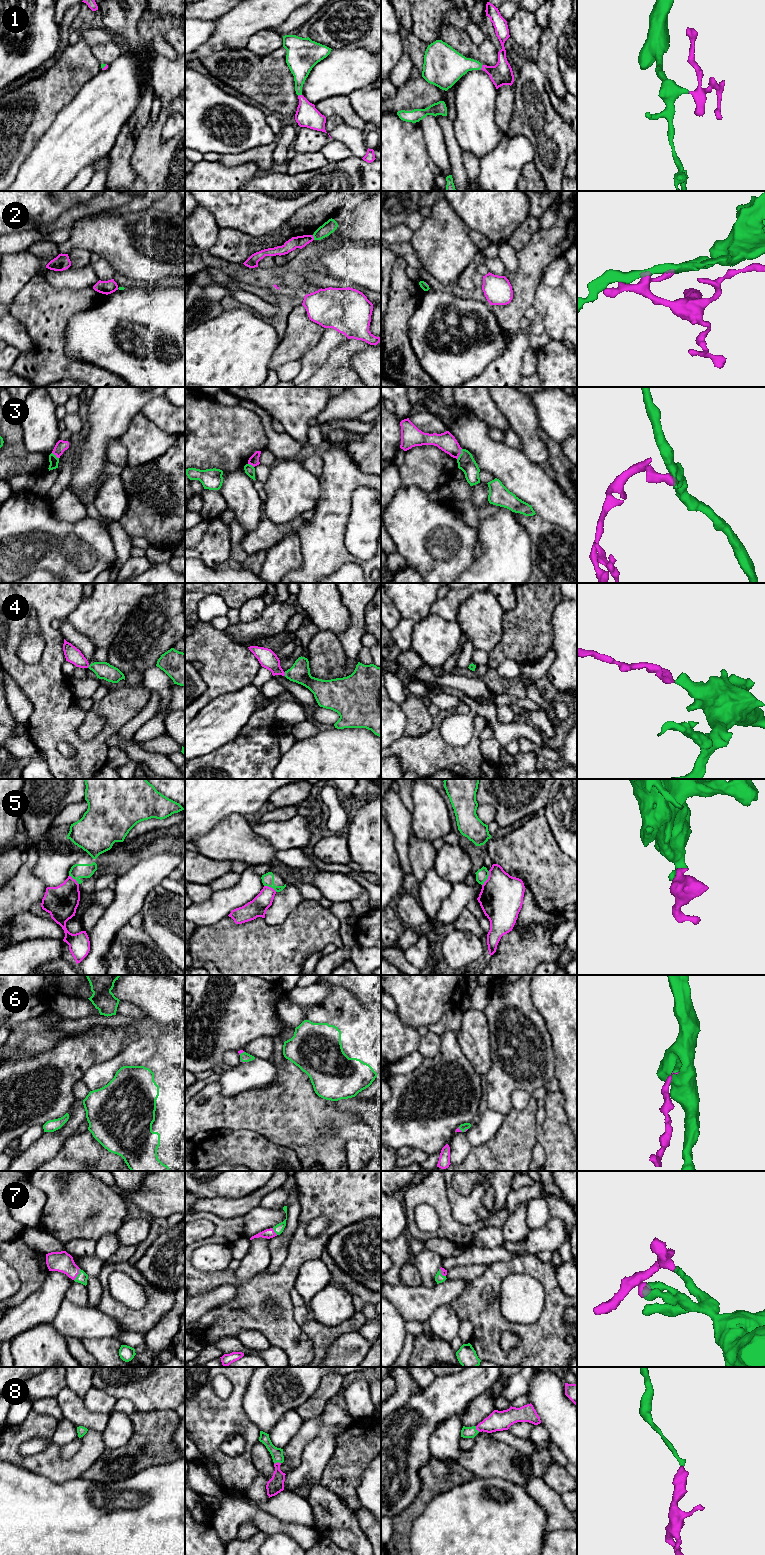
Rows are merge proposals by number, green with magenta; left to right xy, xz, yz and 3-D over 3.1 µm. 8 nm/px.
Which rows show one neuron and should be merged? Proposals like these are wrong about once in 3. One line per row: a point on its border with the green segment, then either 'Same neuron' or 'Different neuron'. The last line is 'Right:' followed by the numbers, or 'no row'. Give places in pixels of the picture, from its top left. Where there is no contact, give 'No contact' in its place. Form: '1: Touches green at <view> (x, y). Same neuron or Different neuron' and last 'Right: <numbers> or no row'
1: Touches green at yz (481, 67). Same neuron
2: Touches green at xz (313, 236). Different neuron
3: Touches green at yz (460, 454). Different neuron
4: Touches green at xz (285, 674). Same neuron
5: Touches green at yz (487, 878). Different neuron
6: Touches green at yz (460, 1129). Same neuron
7: Touches green at xy (78, 1274). Same neuron
8: Touches green at xz (277, 1461). Same neuron
Right: 1, 4, 6, 7, 8

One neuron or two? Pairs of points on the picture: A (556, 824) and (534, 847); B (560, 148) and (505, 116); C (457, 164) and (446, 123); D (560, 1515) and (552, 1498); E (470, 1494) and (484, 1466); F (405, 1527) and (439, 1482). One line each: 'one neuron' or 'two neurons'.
A: two neurons
B: two neurons
C: one neuron
D: one neuron
E: two neurons
F: one neuron

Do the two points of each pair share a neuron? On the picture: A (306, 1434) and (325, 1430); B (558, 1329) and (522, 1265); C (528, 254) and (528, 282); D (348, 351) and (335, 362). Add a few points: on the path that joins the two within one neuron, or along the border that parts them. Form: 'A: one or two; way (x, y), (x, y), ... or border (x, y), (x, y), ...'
A: two; border (322, 1414), (319, 1433), (304, 1448)
B: one; way (554, 1311), (553, 1291), (550, 1284), (540, 1274)
C: one; way (528, 261), (528, 273), (526, 275)
D: one; way (345, 352), (338, 359)

